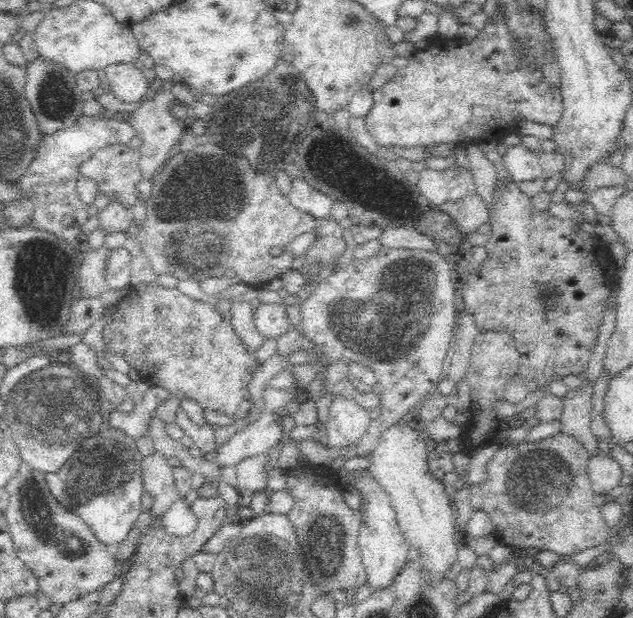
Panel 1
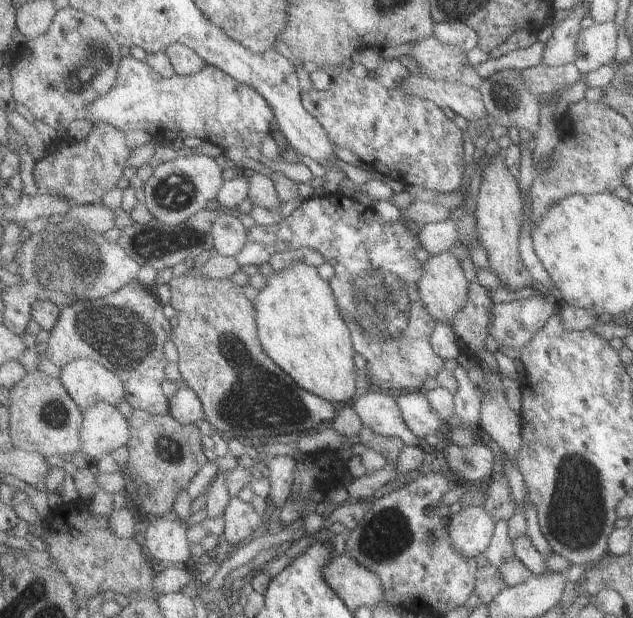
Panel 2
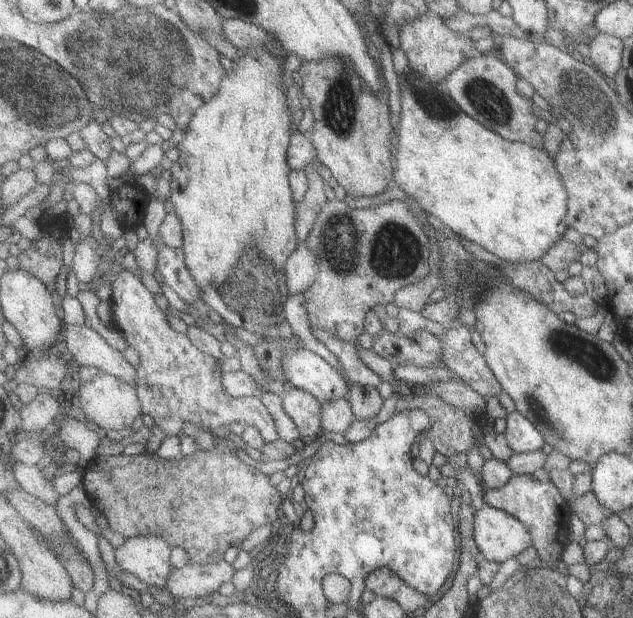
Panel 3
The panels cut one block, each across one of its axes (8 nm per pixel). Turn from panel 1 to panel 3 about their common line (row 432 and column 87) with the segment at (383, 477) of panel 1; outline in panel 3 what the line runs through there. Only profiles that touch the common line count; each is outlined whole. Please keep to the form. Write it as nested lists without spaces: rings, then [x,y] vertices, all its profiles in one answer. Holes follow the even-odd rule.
[[[99,374],[95,380],[91,380],[89,384],[81,384],[79,386],[79,402],[83,408],[83,414],[87,418],[87,422],[93,428],[103,428],[107,430],[123,430],[123,428],[131,428],[135,424],[135,420],[139,420],[139,416],[143,414],[143,404],[139,398],[139,388],[123,382],[117,376],[111,374]]]

